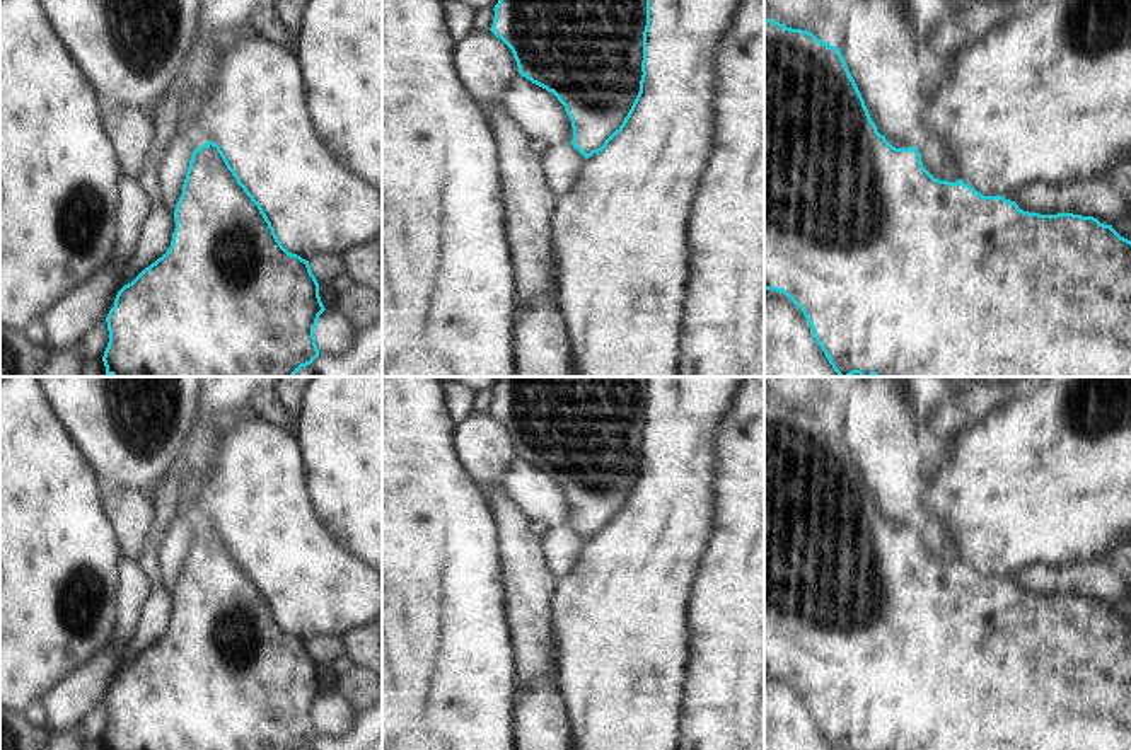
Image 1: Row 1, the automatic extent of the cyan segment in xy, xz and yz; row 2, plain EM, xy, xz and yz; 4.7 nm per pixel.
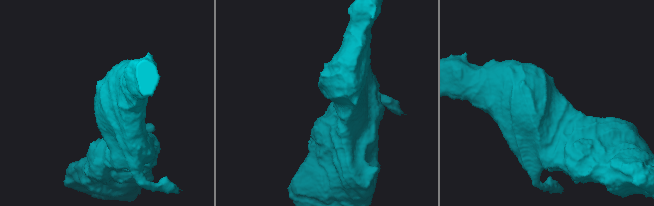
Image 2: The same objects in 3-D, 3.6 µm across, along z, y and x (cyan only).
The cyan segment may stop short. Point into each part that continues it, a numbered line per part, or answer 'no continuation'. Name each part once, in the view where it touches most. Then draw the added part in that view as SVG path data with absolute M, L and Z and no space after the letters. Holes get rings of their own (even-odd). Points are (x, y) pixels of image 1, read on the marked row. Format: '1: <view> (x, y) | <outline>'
no continuation

